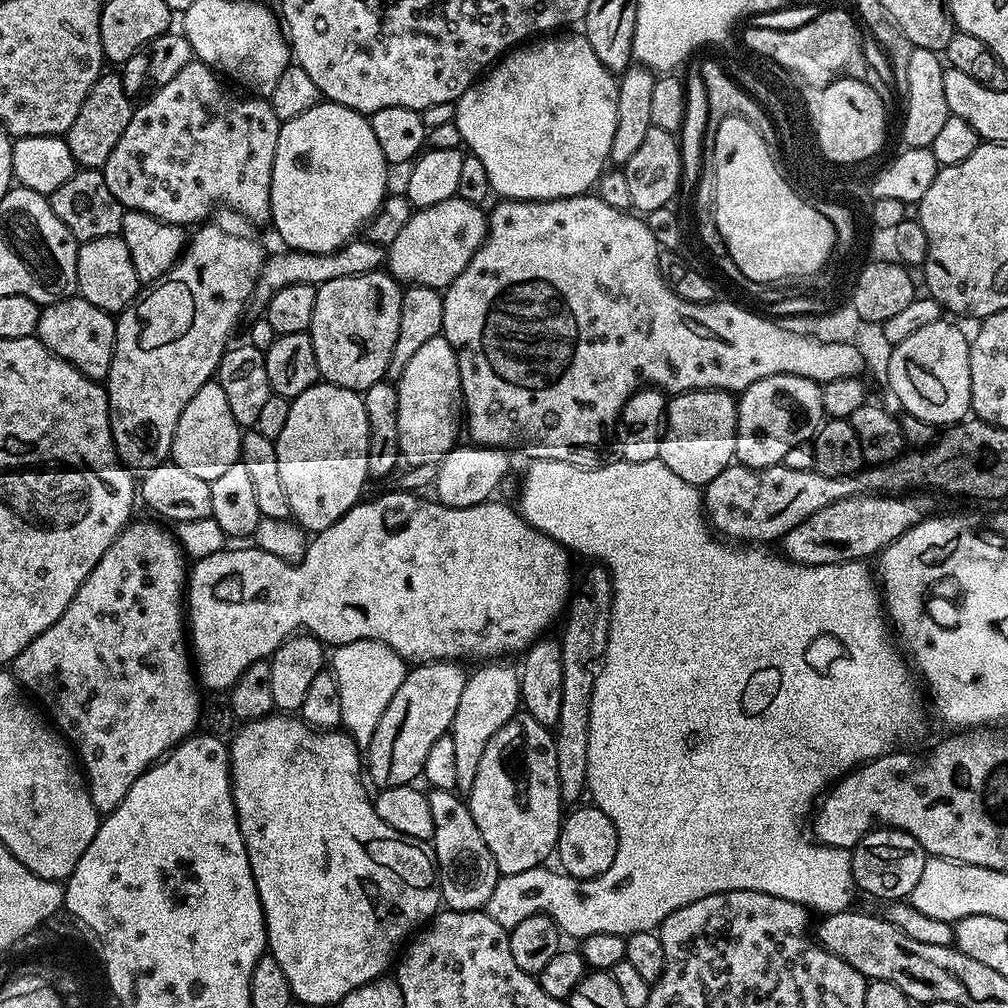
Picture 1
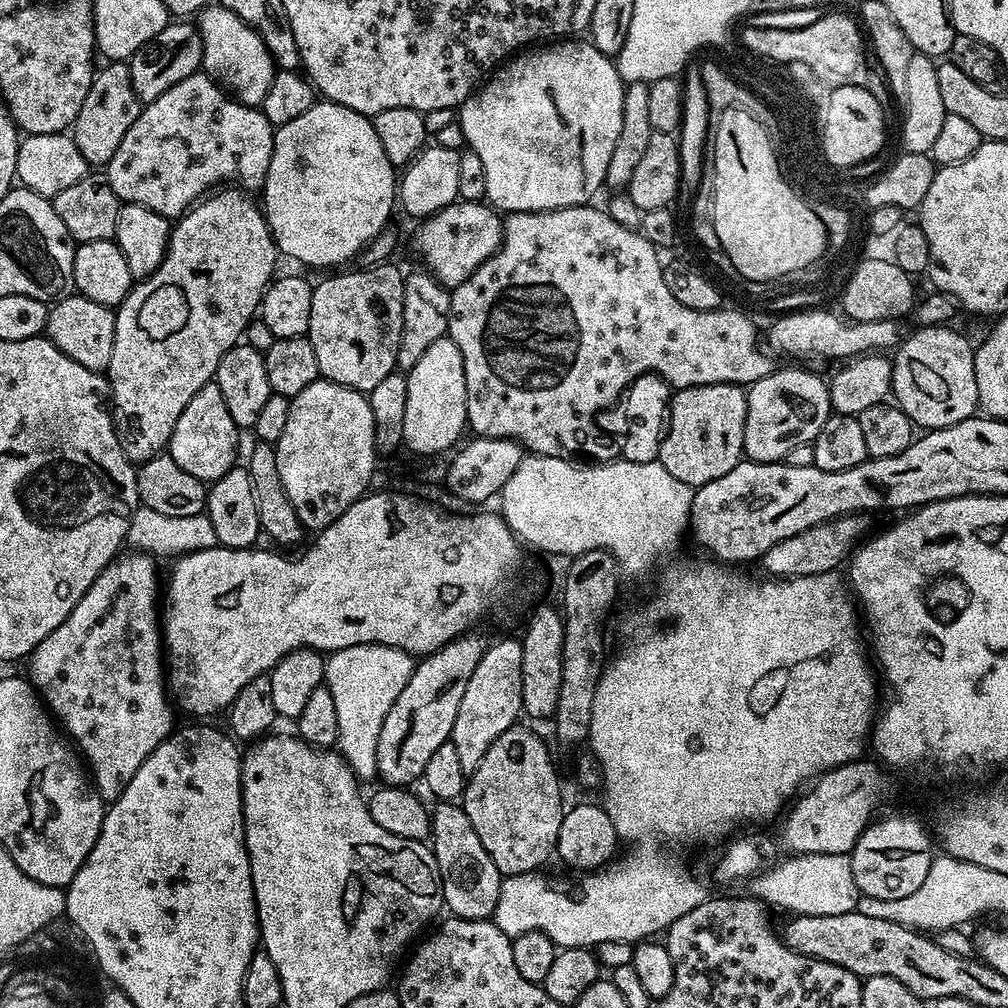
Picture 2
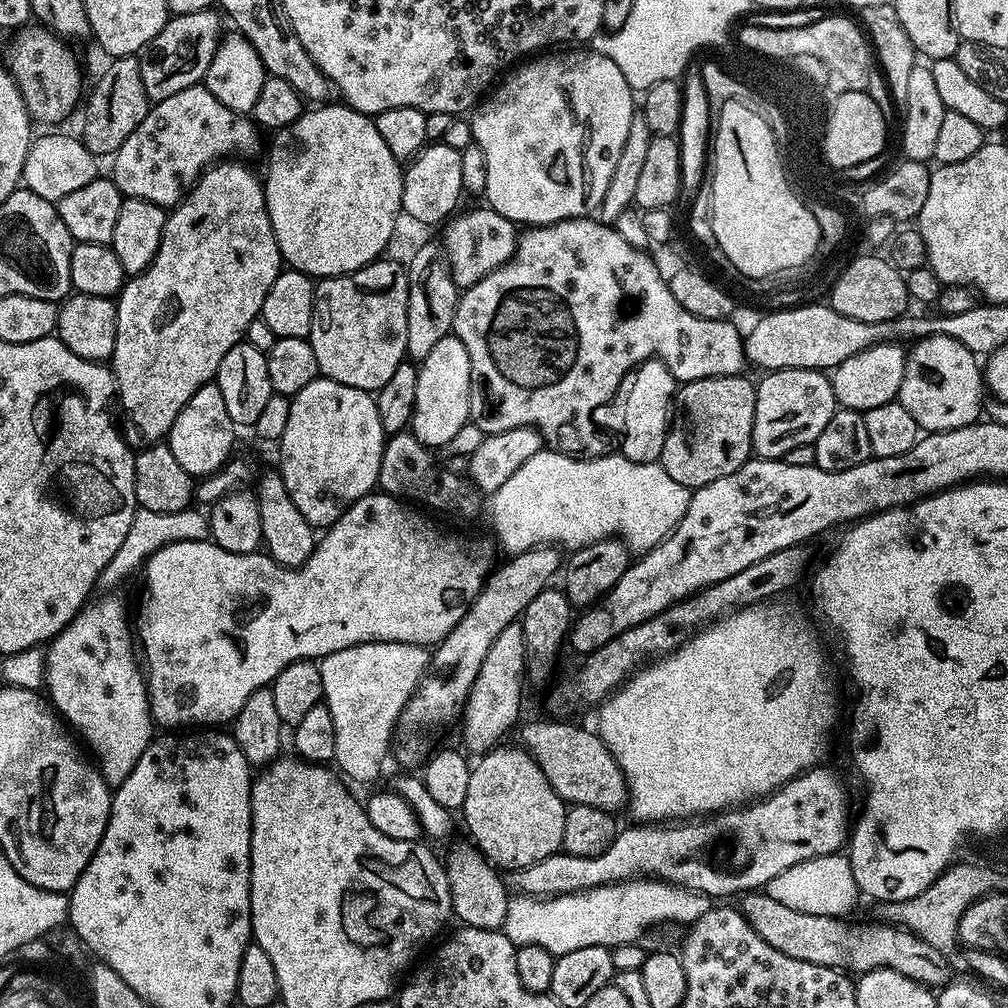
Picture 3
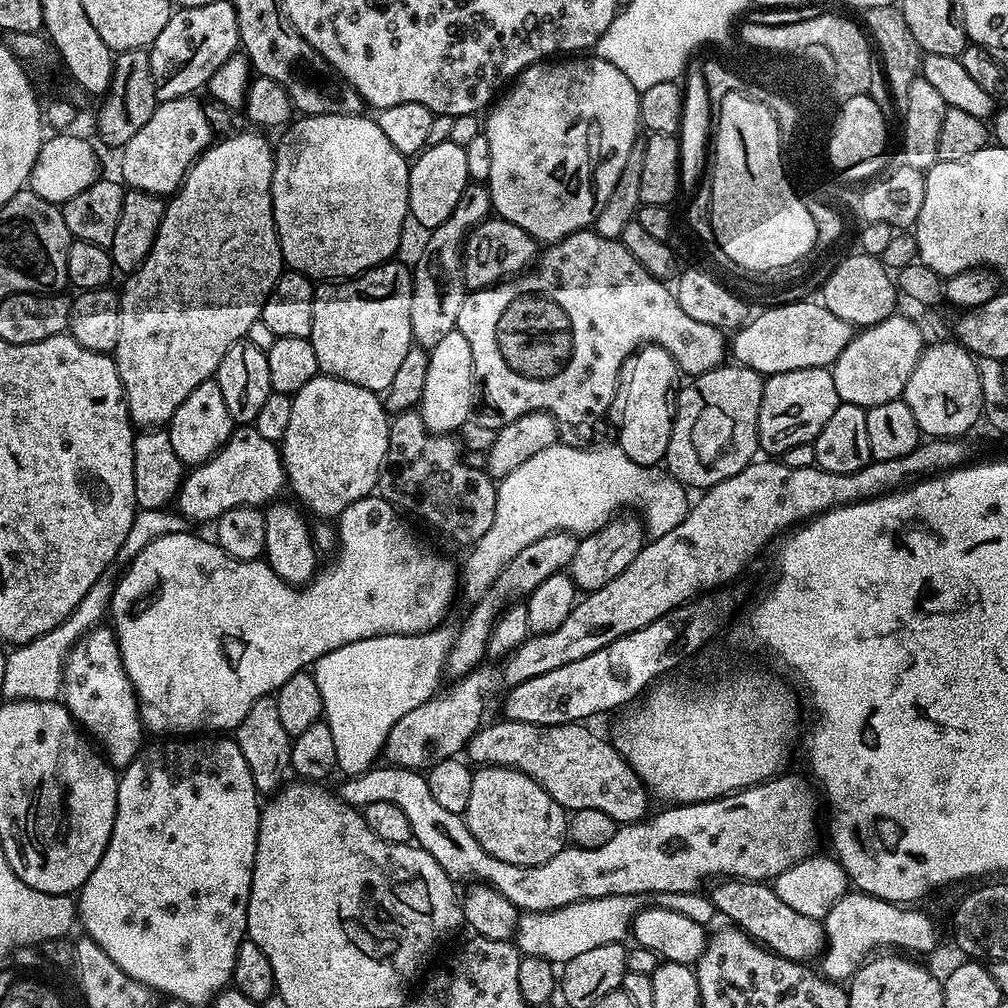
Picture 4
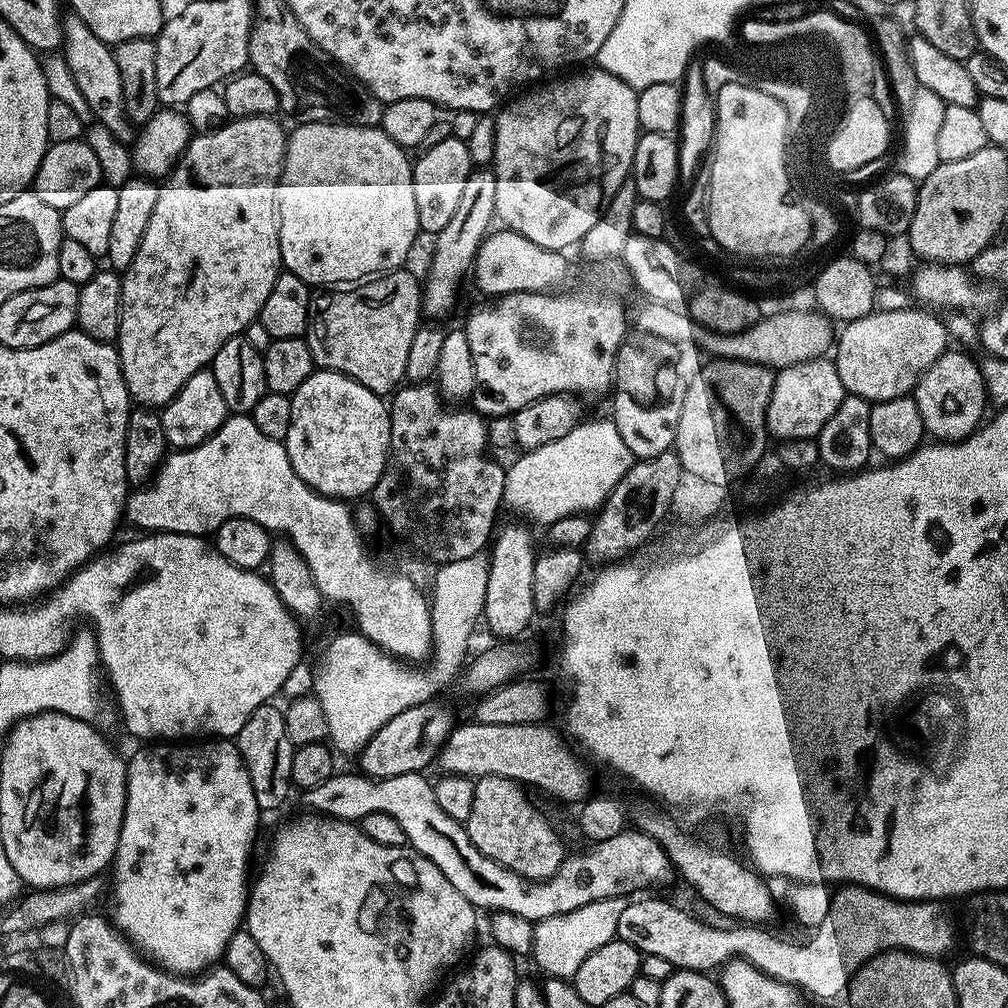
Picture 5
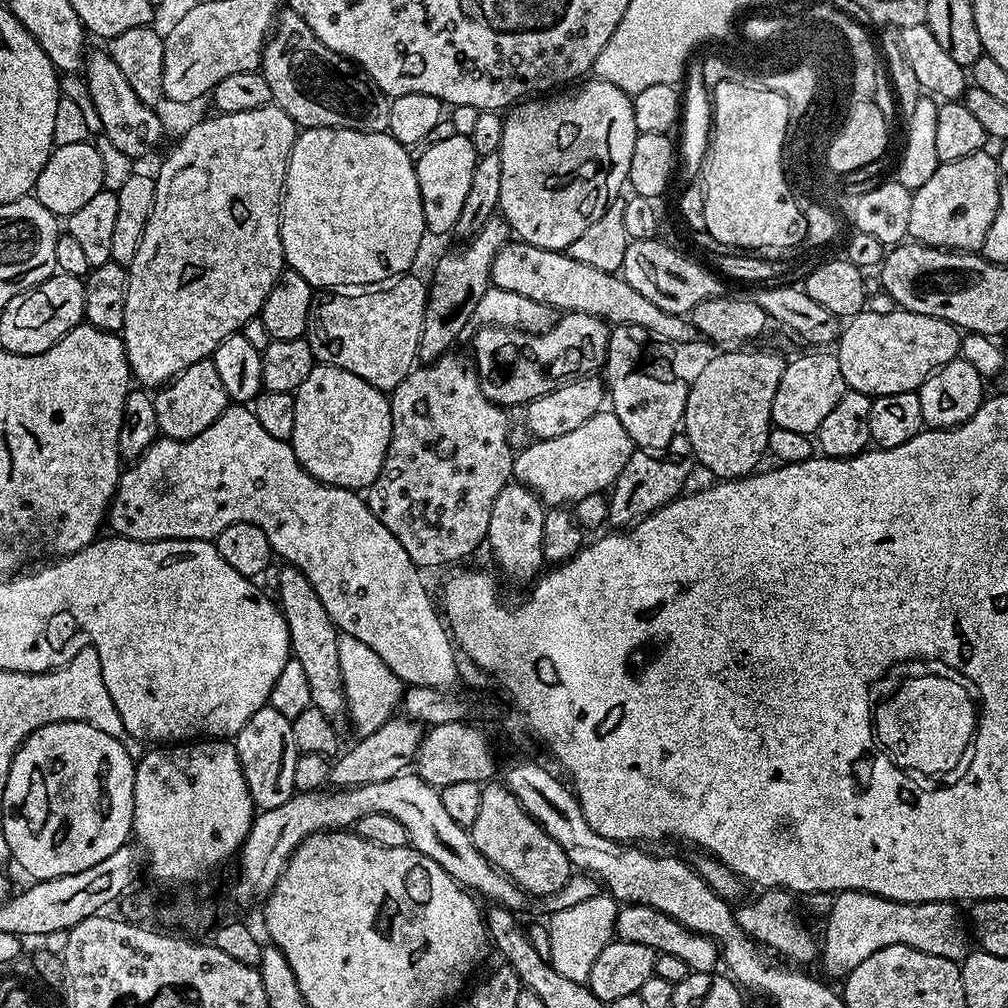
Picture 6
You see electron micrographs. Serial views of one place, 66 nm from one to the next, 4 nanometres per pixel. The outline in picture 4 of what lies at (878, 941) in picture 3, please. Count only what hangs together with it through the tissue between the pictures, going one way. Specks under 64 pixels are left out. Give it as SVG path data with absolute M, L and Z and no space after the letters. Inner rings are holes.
M731 878L723 879L717 884L719 885L713 892L710 892L715 911L726 916L729 923L736 925L757 943L764 944L777 956L800 963L810 962L814 957L817 959L823 953L827 941L823 921L791 909L777 896L771 885L763 881Z

